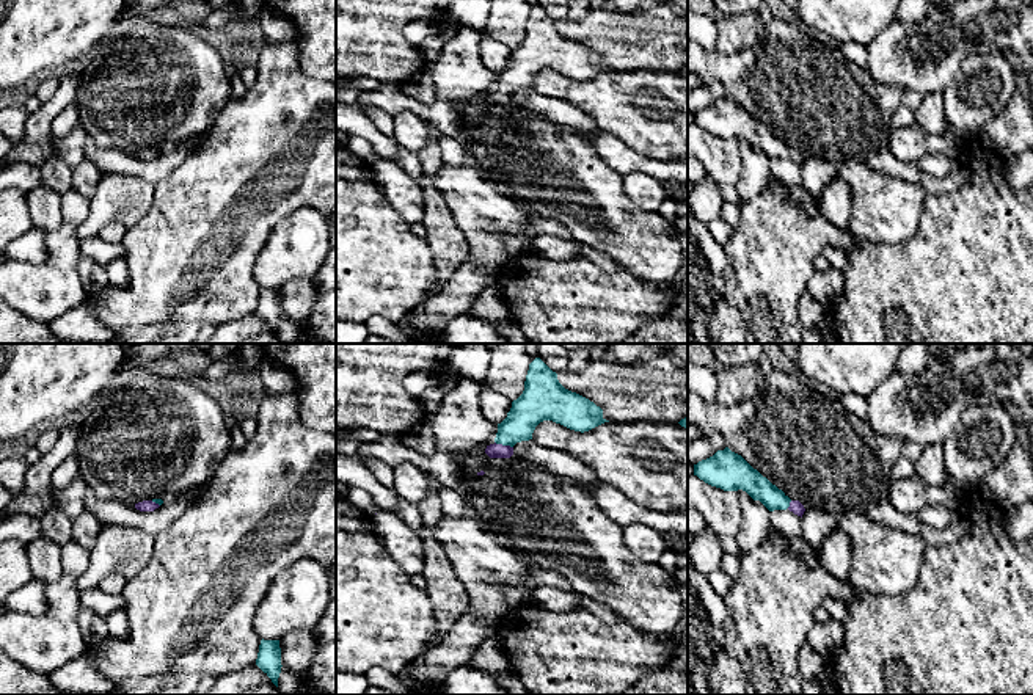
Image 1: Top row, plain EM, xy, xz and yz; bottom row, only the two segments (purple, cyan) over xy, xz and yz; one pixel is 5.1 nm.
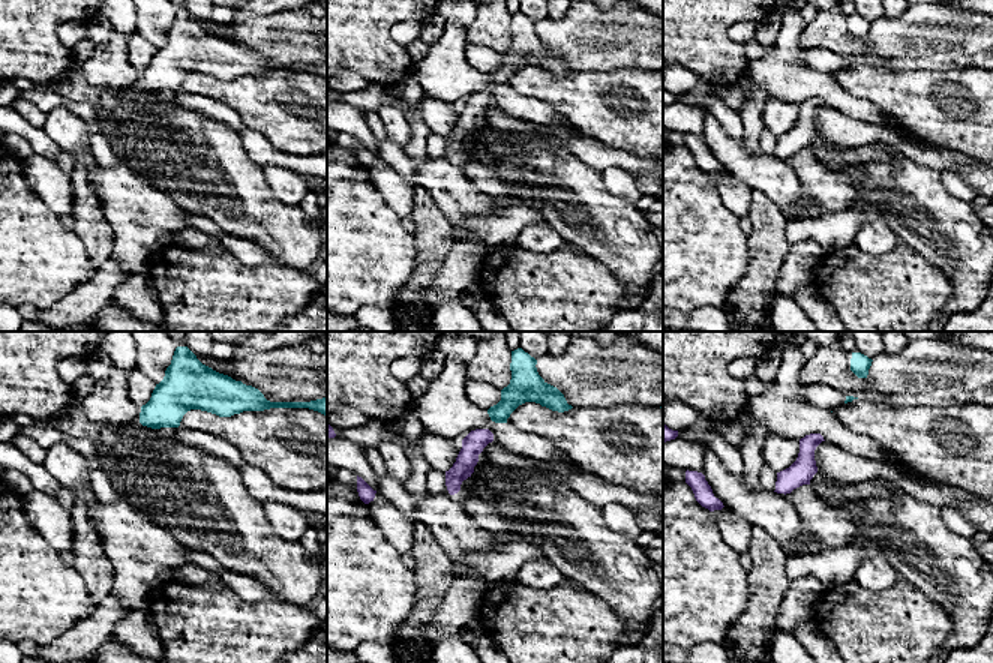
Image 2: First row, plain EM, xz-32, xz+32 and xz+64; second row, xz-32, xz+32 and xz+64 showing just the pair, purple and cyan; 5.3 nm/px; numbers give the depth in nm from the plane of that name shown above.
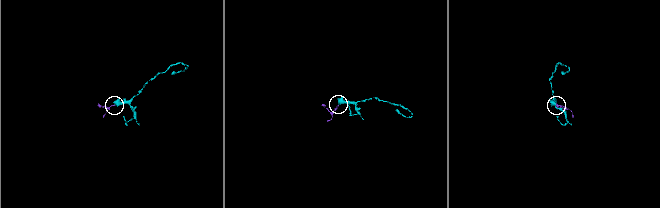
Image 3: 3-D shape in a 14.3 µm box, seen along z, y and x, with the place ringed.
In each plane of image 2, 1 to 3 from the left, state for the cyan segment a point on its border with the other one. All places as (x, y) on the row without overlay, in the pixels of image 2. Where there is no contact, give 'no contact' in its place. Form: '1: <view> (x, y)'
1: no contact
2: no contact
3: no contact

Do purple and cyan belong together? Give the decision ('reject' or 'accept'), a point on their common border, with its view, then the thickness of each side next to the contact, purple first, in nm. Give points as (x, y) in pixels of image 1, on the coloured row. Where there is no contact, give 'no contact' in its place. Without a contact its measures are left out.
accept | xz (504, 446) | 80/180 nm

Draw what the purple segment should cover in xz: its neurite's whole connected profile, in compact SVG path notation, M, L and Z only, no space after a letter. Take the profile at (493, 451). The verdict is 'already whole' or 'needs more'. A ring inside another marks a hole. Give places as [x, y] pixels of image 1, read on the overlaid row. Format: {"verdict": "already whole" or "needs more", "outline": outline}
{"verdict": "needs more", "outline": "M535 358L529 364L523 394L512 402L507 417L498 424L495 442L487 446L485 453L490 458L510 458L513 446L532 439L535 427L543 420L553 420L581 433L609 422L600 406L565 389L557 373Z"}

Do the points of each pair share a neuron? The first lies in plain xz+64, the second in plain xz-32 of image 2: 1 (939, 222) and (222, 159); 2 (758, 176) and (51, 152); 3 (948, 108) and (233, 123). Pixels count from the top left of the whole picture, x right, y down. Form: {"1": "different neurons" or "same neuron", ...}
{"1": "same neuron", "2": "different neurons", "3": "different neurons"}

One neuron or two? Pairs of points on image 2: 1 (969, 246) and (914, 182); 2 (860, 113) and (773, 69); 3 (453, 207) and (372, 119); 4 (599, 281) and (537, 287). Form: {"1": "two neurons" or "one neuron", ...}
{"1": "one neuron", "2": "one neuron", "3": "one neuron", "4": "one neuron"}

